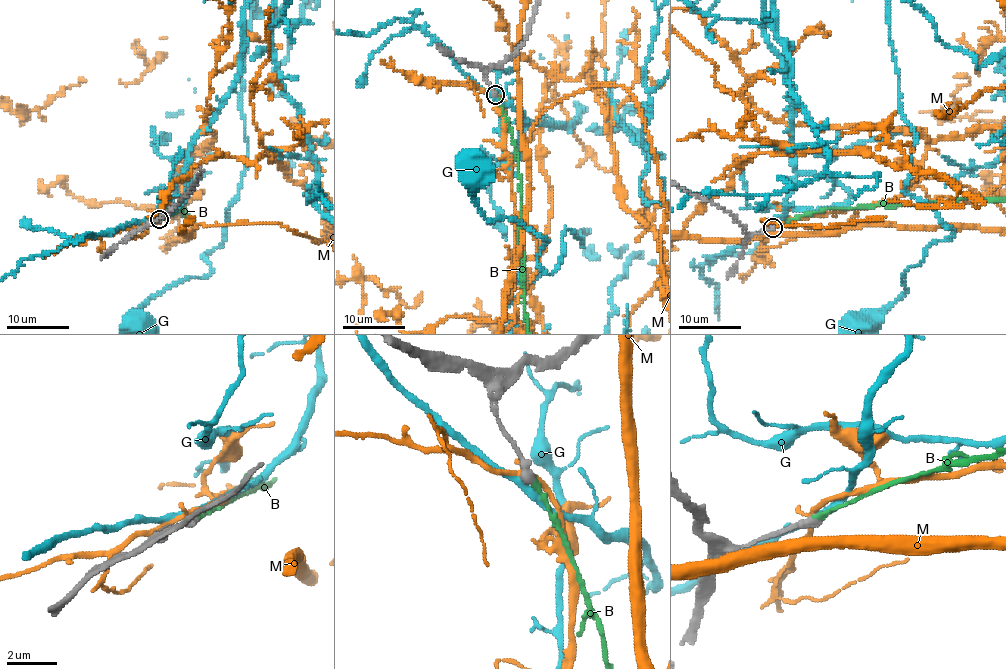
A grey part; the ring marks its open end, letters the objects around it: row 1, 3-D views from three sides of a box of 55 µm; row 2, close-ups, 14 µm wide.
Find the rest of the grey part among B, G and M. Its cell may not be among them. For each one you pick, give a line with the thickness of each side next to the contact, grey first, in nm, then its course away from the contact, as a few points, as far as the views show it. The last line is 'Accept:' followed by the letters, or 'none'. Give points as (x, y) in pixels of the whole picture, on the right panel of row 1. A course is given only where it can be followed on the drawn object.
B: 400 nm thick on the grey side, 190 nm on the other
Accept: B

